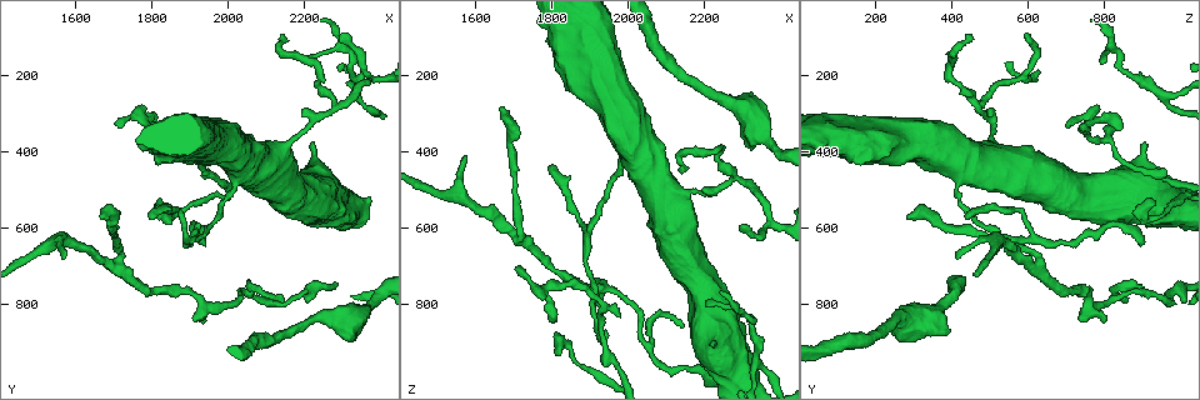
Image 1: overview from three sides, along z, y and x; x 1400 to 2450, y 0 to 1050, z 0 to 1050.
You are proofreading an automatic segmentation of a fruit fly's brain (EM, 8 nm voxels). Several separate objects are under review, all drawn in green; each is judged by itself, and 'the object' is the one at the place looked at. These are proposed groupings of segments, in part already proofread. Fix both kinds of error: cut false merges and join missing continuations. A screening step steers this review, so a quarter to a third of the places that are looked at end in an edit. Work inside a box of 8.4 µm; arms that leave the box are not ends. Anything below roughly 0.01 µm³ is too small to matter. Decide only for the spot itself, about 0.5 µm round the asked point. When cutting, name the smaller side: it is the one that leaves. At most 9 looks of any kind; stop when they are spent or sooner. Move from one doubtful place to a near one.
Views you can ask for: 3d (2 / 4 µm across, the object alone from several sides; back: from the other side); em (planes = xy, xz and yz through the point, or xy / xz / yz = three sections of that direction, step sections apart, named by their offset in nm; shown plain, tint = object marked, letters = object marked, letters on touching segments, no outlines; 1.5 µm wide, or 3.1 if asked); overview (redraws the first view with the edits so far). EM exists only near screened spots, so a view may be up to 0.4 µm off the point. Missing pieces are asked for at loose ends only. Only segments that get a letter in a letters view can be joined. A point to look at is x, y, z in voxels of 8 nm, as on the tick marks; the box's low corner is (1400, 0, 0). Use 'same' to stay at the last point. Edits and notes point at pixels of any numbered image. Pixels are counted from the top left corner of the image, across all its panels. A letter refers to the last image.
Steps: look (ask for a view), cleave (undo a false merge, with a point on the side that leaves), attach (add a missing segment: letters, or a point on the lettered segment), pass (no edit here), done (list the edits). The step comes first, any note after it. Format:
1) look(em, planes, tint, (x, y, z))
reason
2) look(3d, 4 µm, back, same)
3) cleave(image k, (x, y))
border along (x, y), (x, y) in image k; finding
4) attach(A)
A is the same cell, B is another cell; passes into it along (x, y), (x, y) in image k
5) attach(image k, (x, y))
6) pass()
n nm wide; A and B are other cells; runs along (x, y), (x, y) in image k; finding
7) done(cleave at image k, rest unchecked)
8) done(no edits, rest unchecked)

look(em, xy, step 4, letters, (2140, 785, 860))
an open end

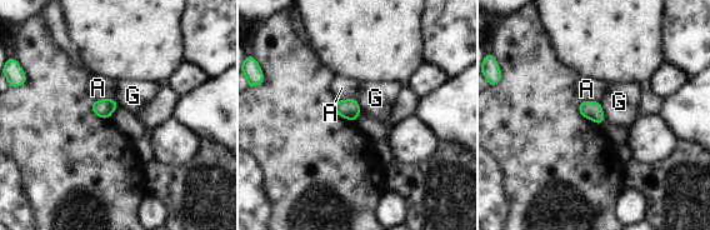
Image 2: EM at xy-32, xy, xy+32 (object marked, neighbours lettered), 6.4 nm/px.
pass()
A and G are other cells; border along (114, 98), (93, 101) in image 2; no lettered segment goes on from it

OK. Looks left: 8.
look(em, planes, letters, (2330, 870, 395))
thick end

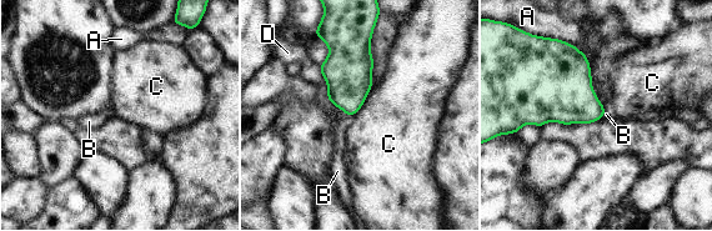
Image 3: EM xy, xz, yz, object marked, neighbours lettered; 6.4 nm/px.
pass()
A, B, C and D are other cells; none of them fits

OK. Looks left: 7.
look(em, planes, tint, (2295, 80, 595))
an open end

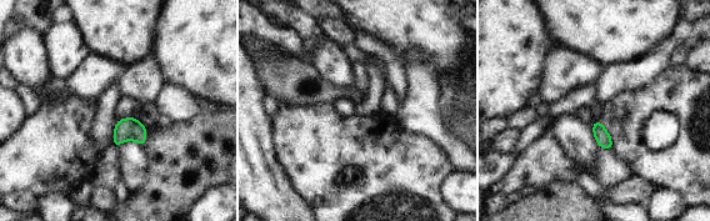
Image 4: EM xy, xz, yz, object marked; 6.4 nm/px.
look(em, planes, letters, same)
see the neighbours

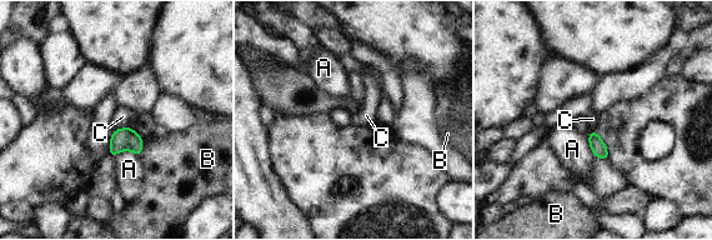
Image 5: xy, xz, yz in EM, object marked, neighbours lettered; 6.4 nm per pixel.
pass()
A, B and C are other cells; border along (131, 126), (121, 126), (114, 130) in image 5; no lettered segment goes on from it

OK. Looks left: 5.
look(3d, 4 µm, (2275, 290, 475))
a fork

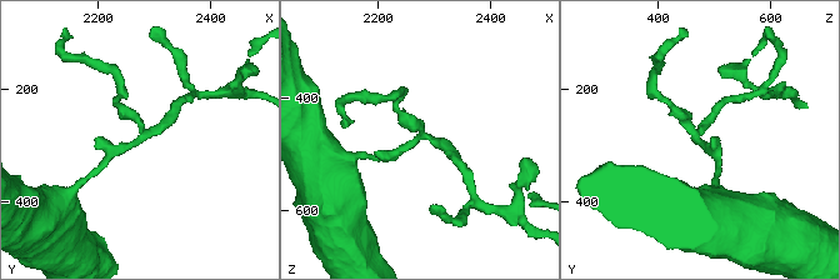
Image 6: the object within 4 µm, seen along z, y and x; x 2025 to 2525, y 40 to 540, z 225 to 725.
look(em, 3.1 µm, planes, letters, (2270, 290, 470))
3 arms; now the EM

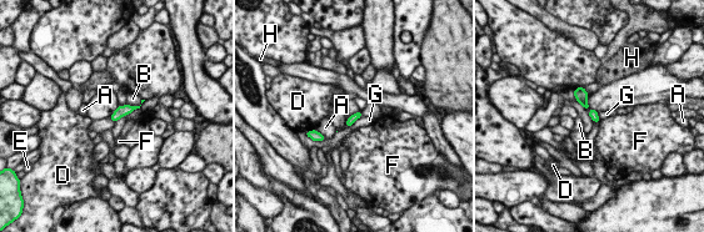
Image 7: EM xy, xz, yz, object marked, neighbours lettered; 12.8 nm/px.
pass()
A, B, D, E, F, G and H are other cells; border along (360, 116), (346, 127) in image 7; continuous, no second cell

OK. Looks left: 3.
done(no edits, rest unchecked)

